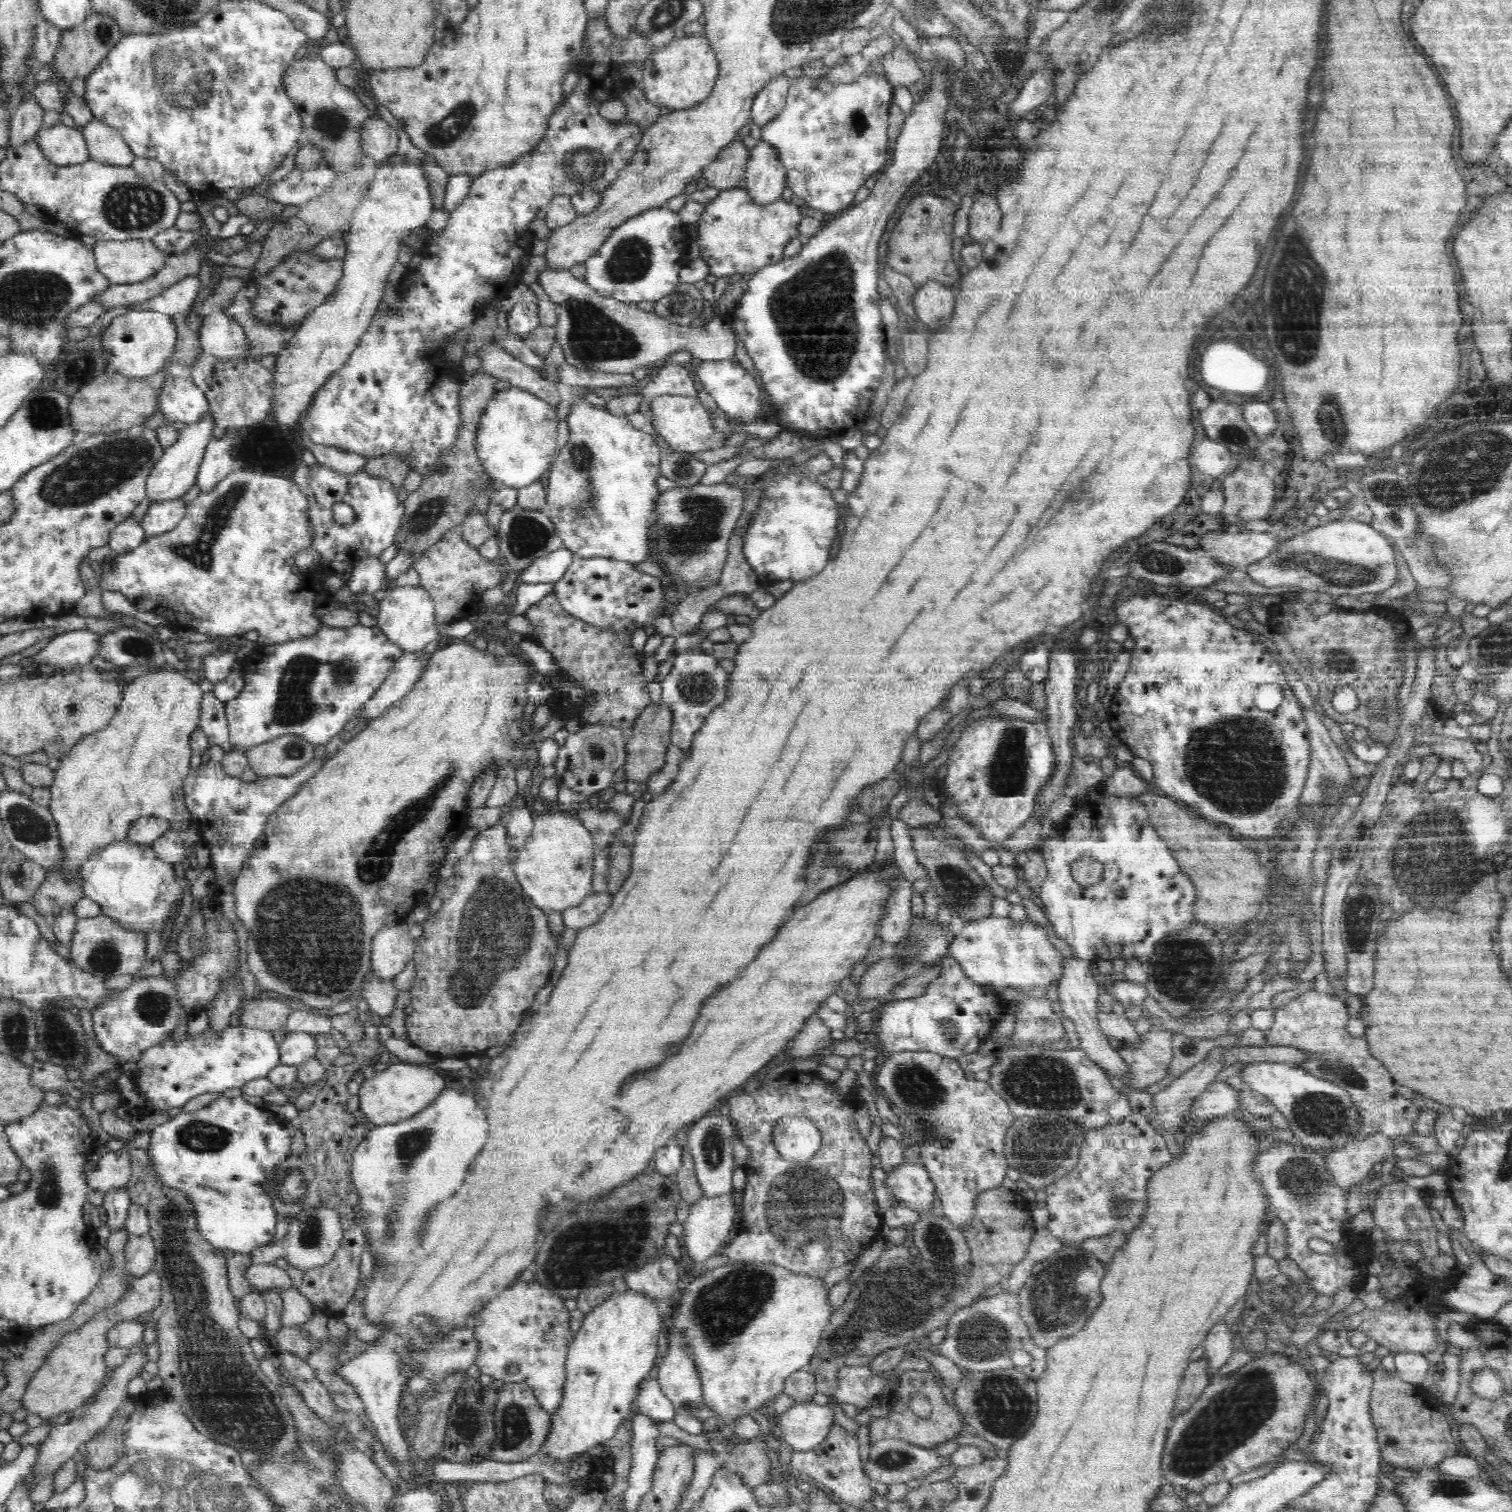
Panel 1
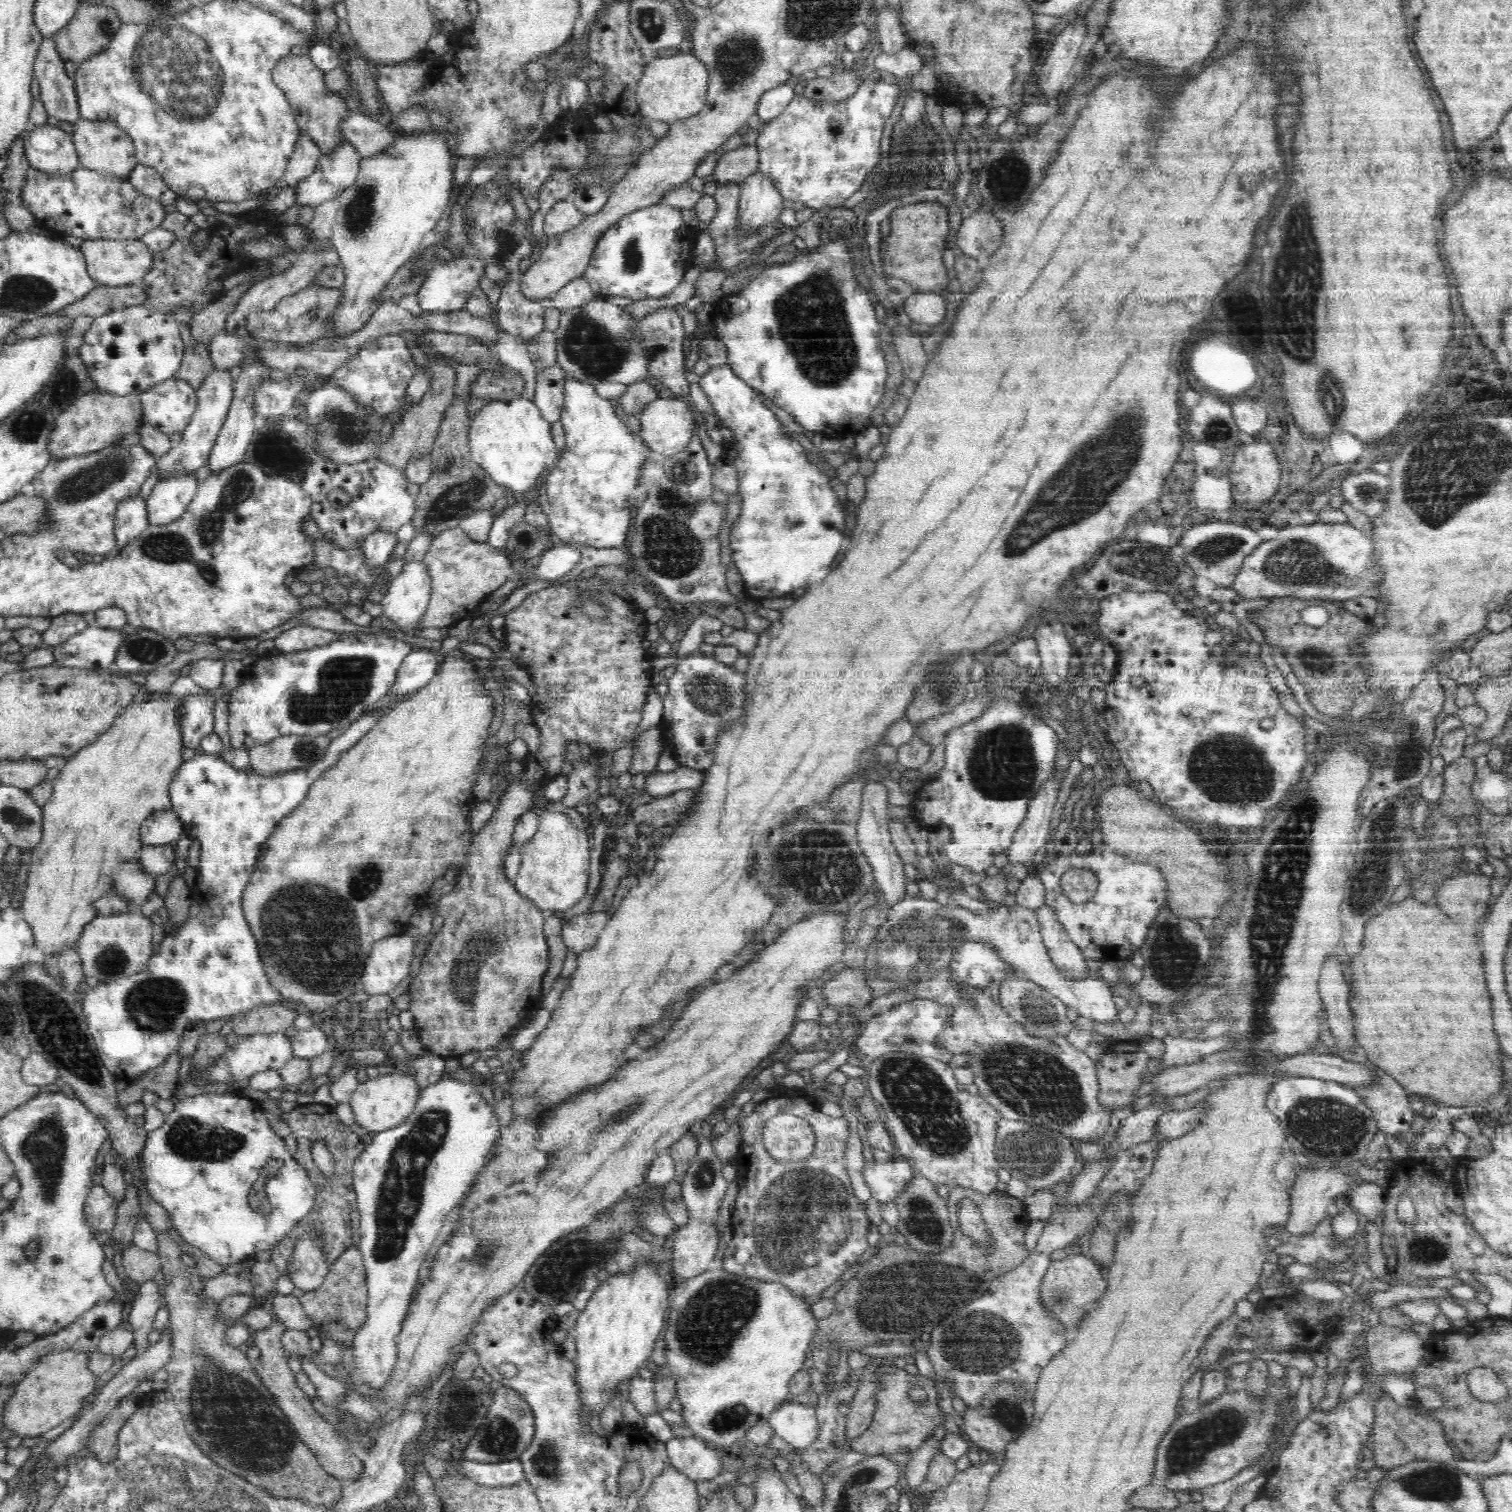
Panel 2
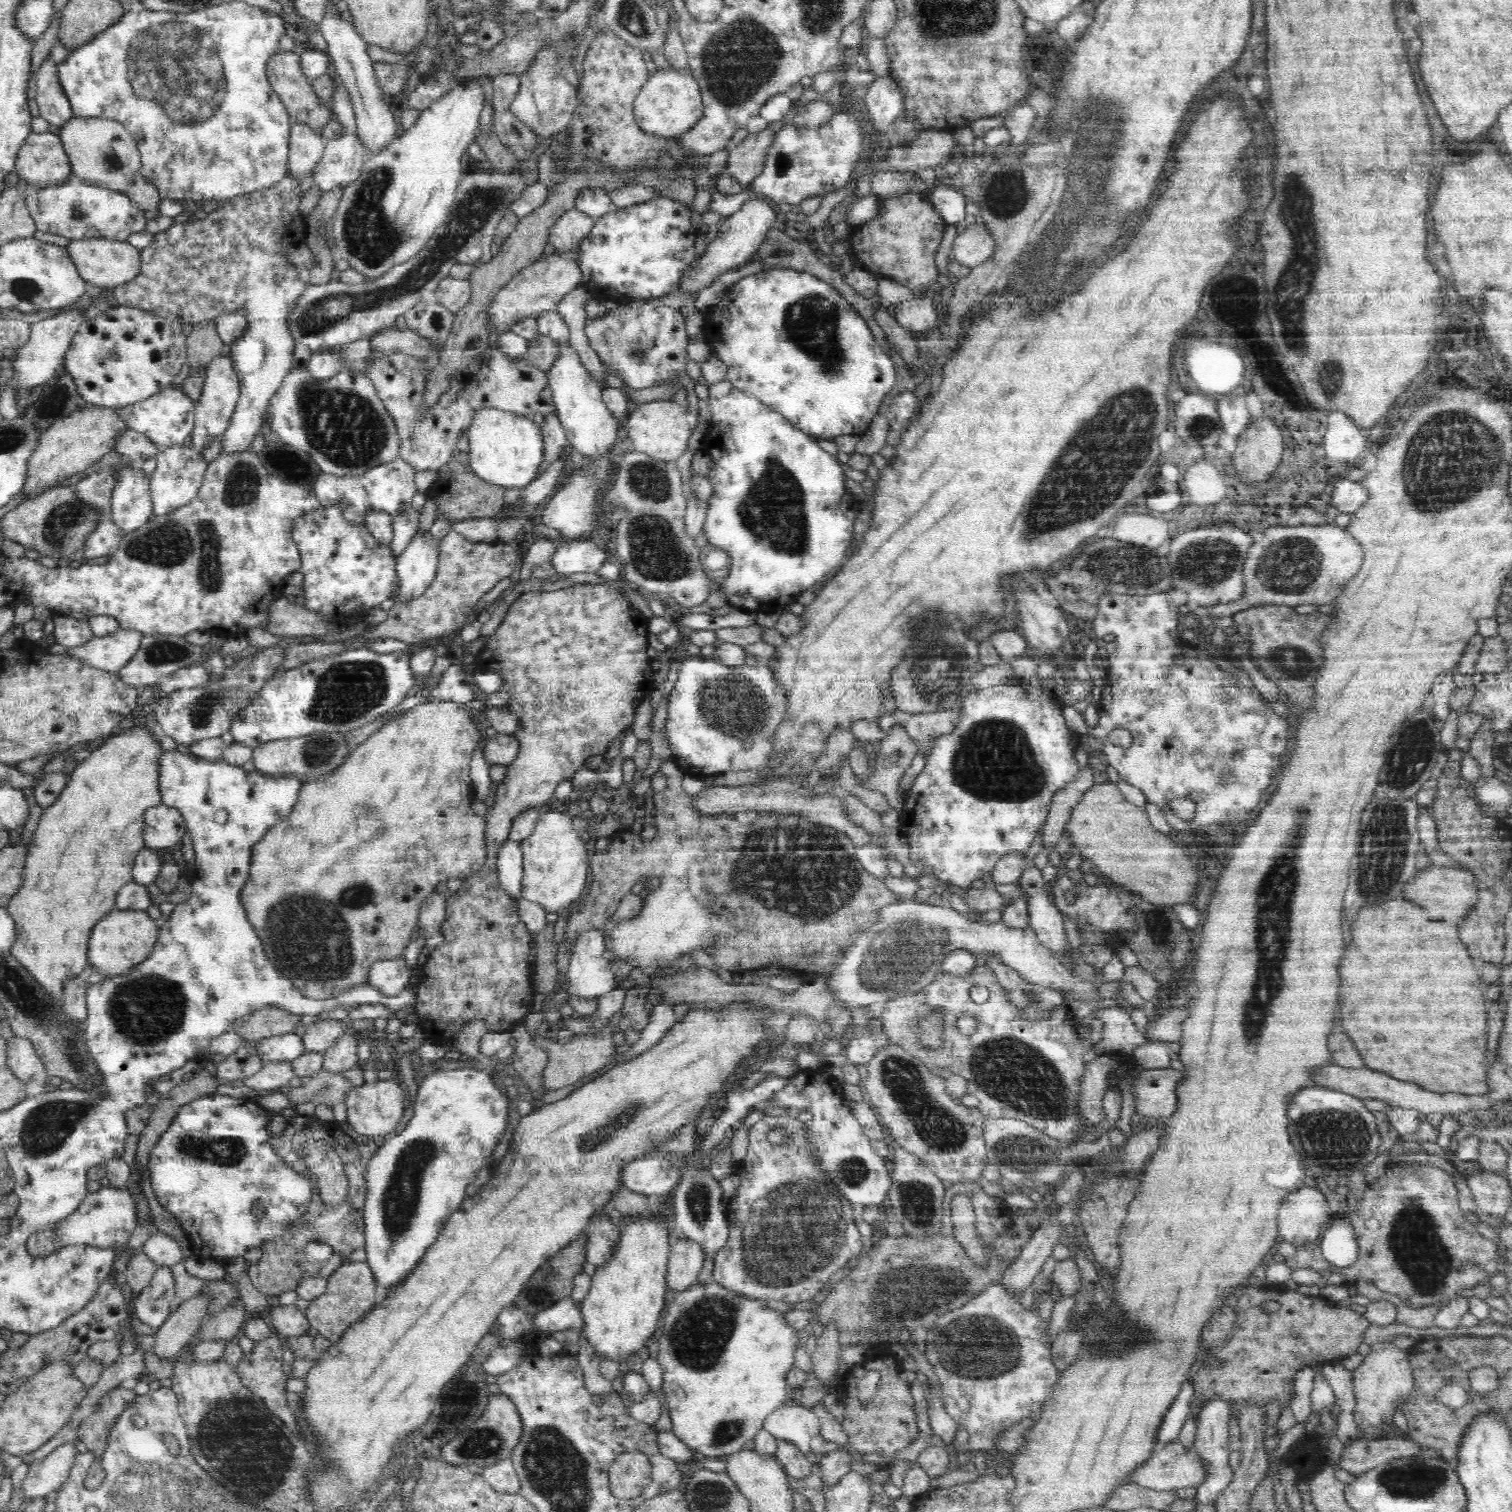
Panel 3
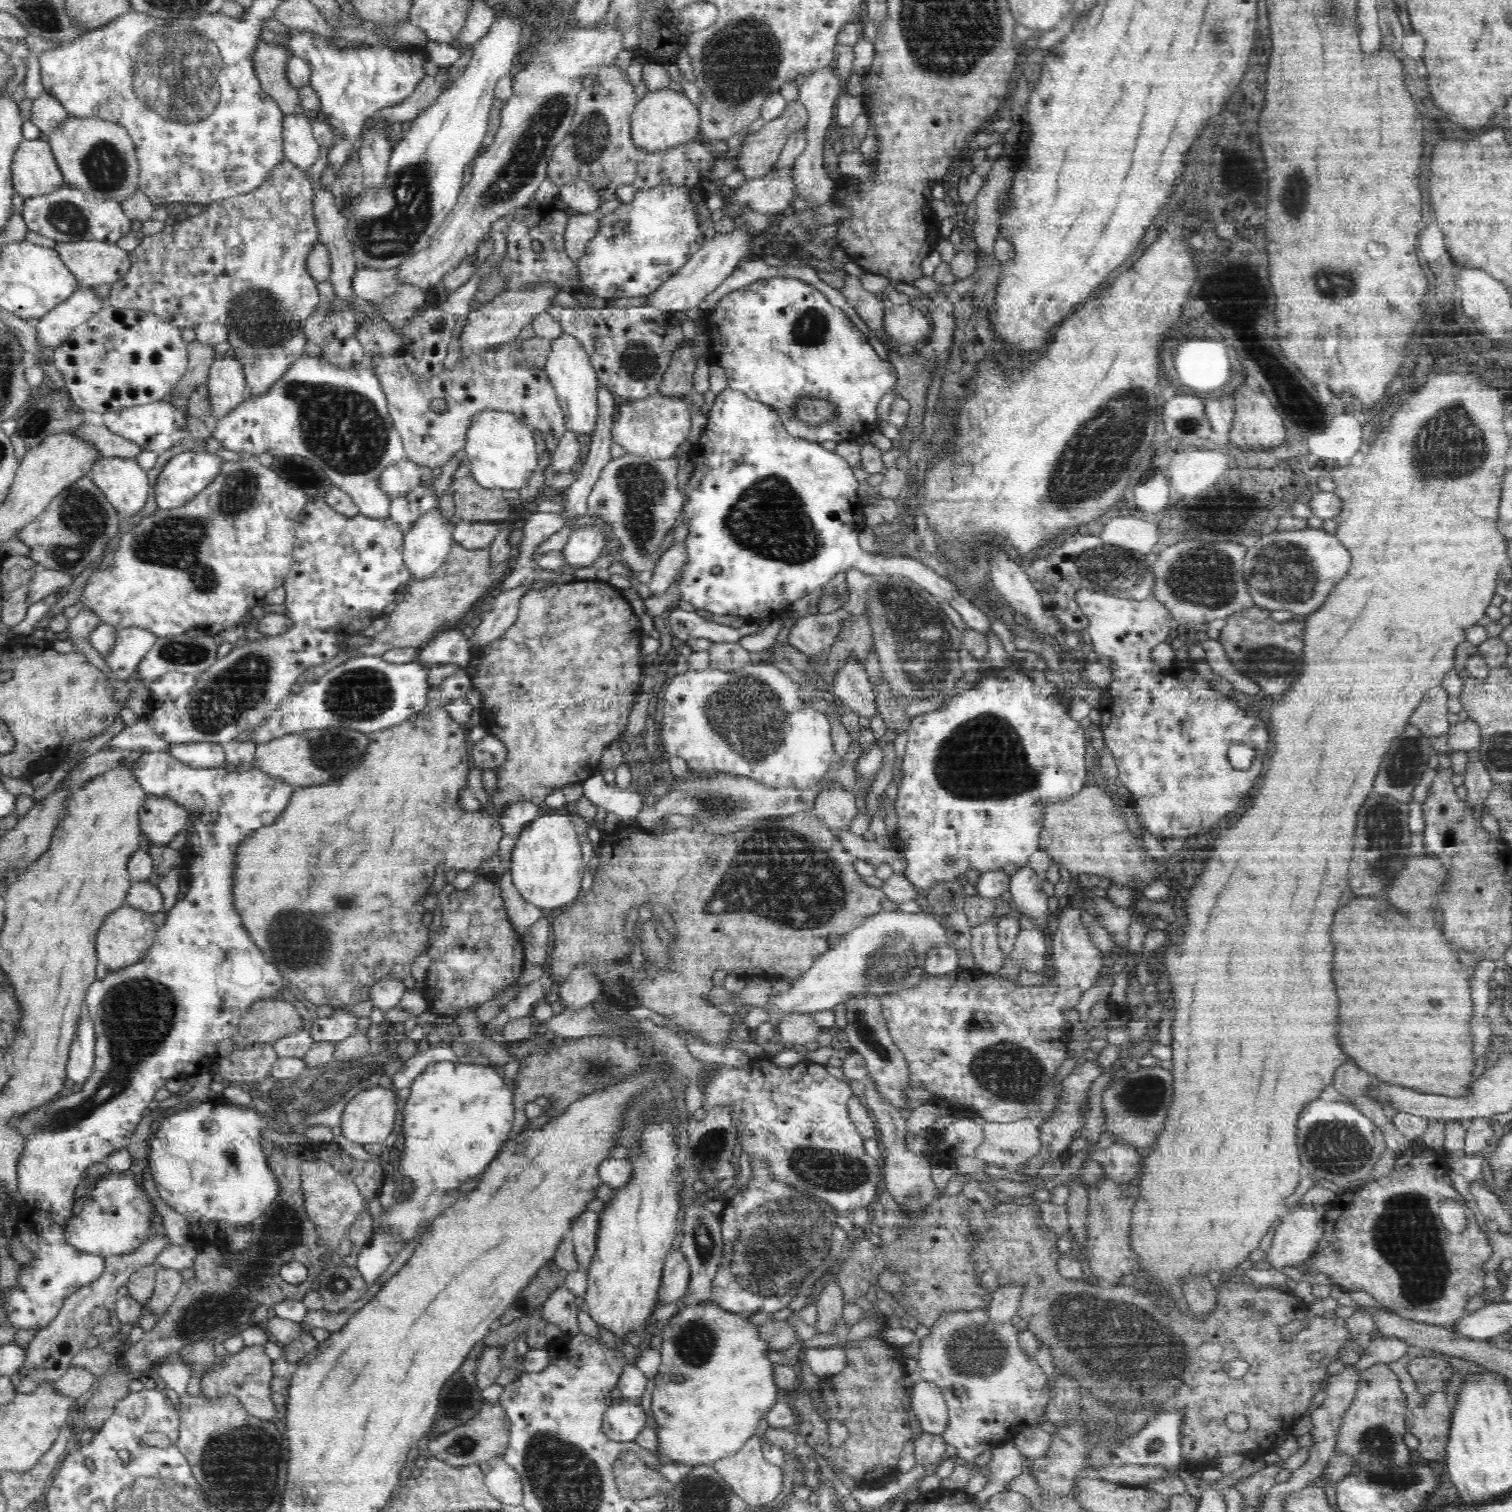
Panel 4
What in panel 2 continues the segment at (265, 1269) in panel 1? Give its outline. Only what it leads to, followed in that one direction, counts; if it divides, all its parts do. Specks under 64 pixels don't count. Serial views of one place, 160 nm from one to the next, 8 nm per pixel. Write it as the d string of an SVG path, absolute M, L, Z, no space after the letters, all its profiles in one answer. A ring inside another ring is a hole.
M220 1273L216 1277L211 1277L204 1284L204 1293L211 1295L211 1298L218 1299L222 1302L226 1297L234 1294L247 1294L252 1296L253 1284L251 1274L224 1274Z

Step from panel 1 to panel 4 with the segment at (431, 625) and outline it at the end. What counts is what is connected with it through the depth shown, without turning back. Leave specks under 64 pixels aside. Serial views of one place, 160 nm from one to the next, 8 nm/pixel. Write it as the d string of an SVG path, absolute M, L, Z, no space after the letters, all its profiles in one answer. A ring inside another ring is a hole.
M440 507L433 508L425 512L412 528L404 534L404 564L408 567L410 574L415 580L425 579L435 573L443 565L455 542L453 539L454 521L450 522L444 519L444 513L440 511Z

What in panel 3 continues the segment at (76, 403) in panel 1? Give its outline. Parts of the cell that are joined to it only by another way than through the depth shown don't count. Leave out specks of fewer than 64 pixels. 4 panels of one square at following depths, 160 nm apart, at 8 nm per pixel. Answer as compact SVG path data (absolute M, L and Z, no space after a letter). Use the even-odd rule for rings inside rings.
M93 405L87 407L57 421L40 434L38 444L27 462L27 477L22 490L27 500L36 499L48 489L54 489L77 472L84 472L104 454L114 450L115 438L127 429L126 423L118 417L118 409L104 409Z

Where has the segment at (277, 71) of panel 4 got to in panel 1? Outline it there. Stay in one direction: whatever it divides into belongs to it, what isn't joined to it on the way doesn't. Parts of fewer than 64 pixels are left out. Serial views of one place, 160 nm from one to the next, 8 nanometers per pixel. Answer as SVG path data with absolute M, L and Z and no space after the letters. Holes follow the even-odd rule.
M305 54L299 60L292 61L284 73L283 87L300 112L304 140L322 152L323 162L336 174L356 167L362 159L361 124L371 116L353 88L338 82L335 68L328 66L320 55Z

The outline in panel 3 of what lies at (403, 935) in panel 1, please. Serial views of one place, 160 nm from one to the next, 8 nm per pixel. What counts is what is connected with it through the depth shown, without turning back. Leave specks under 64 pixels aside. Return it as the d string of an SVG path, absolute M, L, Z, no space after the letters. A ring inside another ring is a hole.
M404 954L400 957L376 962L370 968L368 983L386 996L396 996L409 986L411 970L404 960Z

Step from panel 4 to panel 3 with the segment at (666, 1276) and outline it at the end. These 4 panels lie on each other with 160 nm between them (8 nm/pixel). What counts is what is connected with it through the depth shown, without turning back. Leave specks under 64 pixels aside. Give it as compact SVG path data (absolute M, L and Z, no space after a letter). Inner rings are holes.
M680 1235L676 1242L671 1242L666 1277L668 1290L674 1290L678 1293L697 1283L698 1274L702 1270L704 1261L705 1254L703 1246L700 1246L698 1242L694 1242L692 1239L686 1238L683 1235Z

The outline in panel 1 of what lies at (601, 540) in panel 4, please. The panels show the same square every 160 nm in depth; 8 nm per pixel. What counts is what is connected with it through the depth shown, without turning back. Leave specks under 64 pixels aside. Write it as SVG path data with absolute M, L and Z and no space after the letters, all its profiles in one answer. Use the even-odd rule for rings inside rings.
M562 548L550 552L542 558L537 558L520 572L522 581L528 584L558 582L566 574L568 566L572 564L573 557L568 549Z

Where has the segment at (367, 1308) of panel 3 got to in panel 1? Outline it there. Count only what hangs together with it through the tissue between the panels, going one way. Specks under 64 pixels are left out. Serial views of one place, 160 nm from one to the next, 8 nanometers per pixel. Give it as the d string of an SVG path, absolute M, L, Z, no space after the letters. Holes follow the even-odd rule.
M359 1223L350 1226L343 1234L342 1242L338 1250L334 1253L332 1260L326 1262L324 1266L310 1268L304 1272L303 1281L298 1290L311 1302L322 1309L328 1315L328 1312L340 1312L348 1305L352 1292L356 1290L357 1282L360 1282L360 1260L364 1254L363 1229Z

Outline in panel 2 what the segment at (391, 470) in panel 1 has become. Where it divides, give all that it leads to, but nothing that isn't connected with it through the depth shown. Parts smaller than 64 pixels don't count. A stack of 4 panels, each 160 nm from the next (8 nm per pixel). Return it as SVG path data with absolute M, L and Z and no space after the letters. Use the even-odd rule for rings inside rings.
M403 330L399 333L404 337L408 350L412 352L412 361L418 370L428 370L430 376L430 388L420 402L414 404L402 418L402 422L396 426L391 437L381 445L378 459L382 463L394 466L404 472L405 466L412 457L425 457L431 454L434 441L436 440L442 420L446 415L449 404L452 403L455 394L456 368L448 362L430 360L428 355L420 351L415 334L410 330Z

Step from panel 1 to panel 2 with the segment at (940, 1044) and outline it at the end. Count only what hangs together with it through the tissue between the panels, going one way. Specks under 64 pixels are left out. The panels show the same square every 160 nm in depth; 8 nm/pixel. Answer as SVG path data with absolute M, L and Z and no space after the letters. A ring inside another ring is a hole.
M914 998L911 1001L894 1005L886 1012L874 1015L859 1030L853 1048L860 1050L868 1058L867 1062L892 1053L901 1055L913 1053L948 1063L953 1052L936 1044L938 1034L944 1030L944 1024L948 1022L946 1018L945 1007L939 1002L927 998Z

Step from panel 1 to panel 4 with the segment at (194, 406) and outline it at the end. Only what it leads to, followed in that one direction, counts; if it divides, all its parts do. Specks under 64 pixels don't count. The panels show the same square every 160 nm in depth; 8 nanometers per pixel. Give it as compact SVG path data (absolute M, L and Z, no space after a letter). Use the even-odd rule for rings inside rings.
M160 400L142 406L134 406L118 411L108 411L102 414L104 426L110 433L131 440L143 450L161 453L178 444L182 438L190 437L187 425L187 415L177 406Z

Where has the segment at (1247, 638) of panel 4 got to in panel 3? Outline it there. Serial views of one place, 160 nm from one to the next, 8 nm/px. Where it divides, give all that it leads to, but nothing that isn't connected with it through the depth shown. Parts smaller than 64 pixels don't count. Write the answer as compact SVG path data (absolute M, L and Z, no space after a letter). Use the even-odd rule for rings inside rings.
M1258 605L1239 610L1232 618L1238 626L1246 626L1250 630L1248 638L1252 642L1251 657L1254 664L1271 677L1279 690L1286 692L1290 705L1310 706L1312 700L1308 698L1315 694L1315 678L1323 663L1319 636L1333 616L1318 611L1300 615L1294 611L1294 606Z

